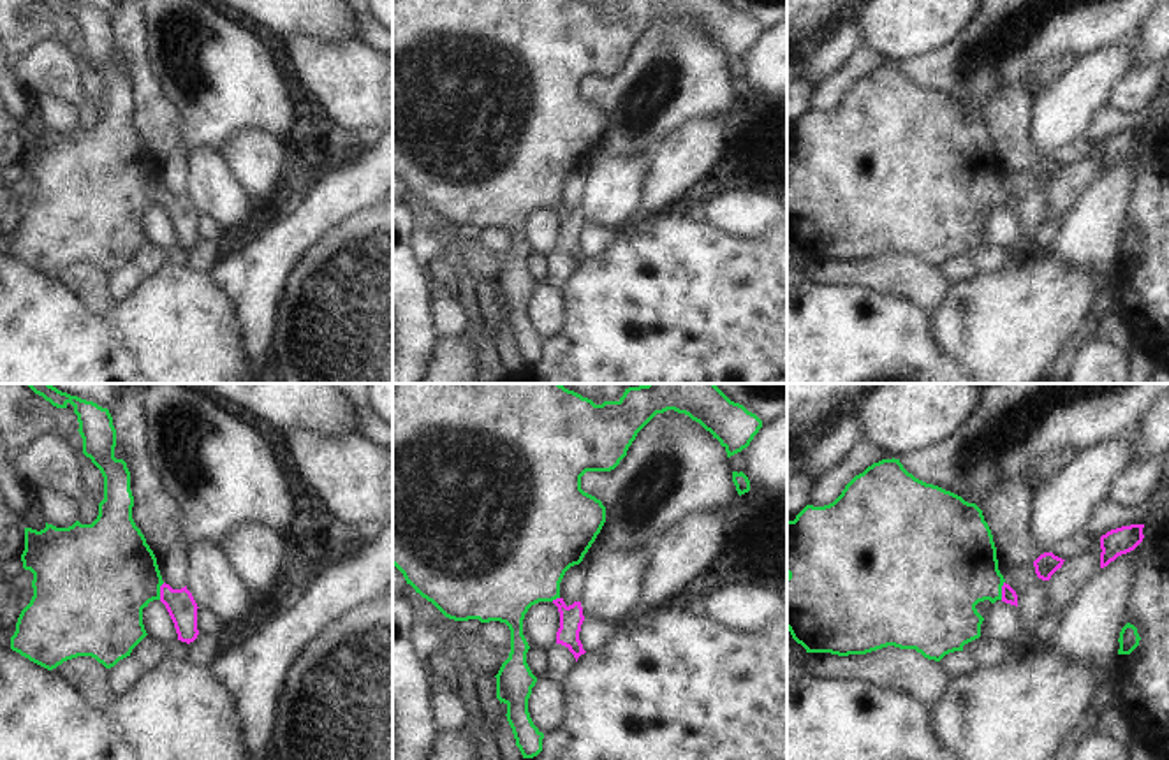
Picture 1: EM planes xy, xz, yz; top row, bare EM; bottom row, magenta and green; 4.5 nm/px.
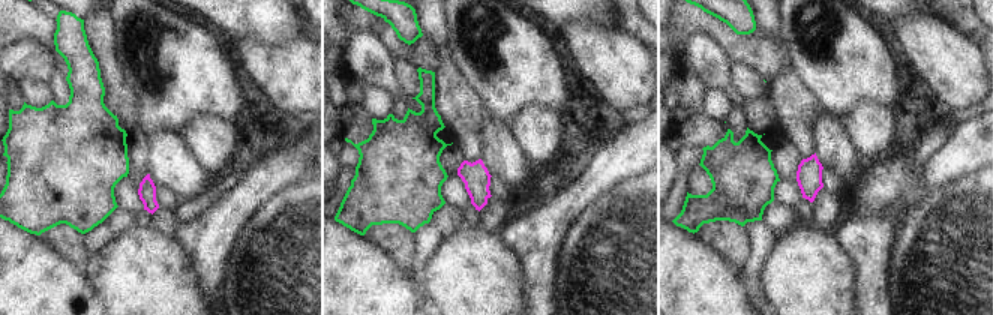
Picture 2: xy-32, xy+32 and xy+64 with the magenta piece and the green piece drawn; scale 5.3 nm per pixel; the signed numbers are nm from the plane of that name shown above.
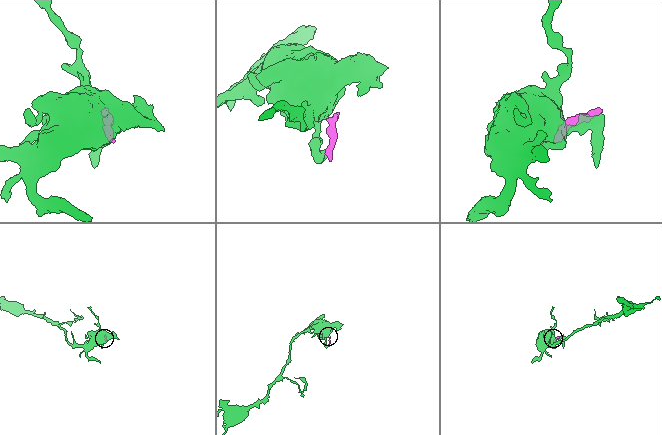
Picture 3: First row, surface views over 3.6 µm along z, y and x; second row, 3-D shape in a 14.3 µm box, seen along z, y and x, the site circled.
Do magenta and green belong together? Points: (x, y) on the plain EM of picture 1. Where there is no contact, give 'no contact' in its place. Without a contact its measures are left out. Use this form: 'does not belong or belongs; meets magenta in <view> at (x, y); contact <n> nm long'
belongs; meets magenta in yz at (1002, 196); contact 90 nm long

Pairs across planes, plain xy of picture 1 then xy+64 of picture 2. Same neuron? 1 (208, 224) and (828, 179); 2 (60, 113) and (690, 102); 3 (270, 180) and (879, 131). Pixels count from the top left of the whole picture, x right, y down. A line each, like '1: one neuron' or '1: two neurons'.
1: one neuron
2: two neurons
3: one neuron

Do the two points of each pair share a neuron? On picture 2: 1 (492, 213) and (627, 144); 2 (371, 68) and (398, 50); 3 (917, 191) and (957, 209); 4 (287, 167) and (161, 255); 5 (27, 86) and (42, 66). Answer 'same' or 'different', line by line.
1: different
2: different
3: different
4: different
5: different

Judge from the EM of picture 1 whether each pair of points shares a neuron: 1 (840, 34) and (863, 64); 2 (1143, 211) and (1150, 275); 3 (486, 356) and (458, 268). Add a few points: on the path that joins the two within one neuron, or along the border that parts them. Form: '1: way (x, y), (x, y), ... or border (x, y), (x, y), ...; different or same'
1: border (863, 46), (824, 80); different
2: way (1150, 227), (1150, 259); same
3: way (477, 335), (467, 289); same

